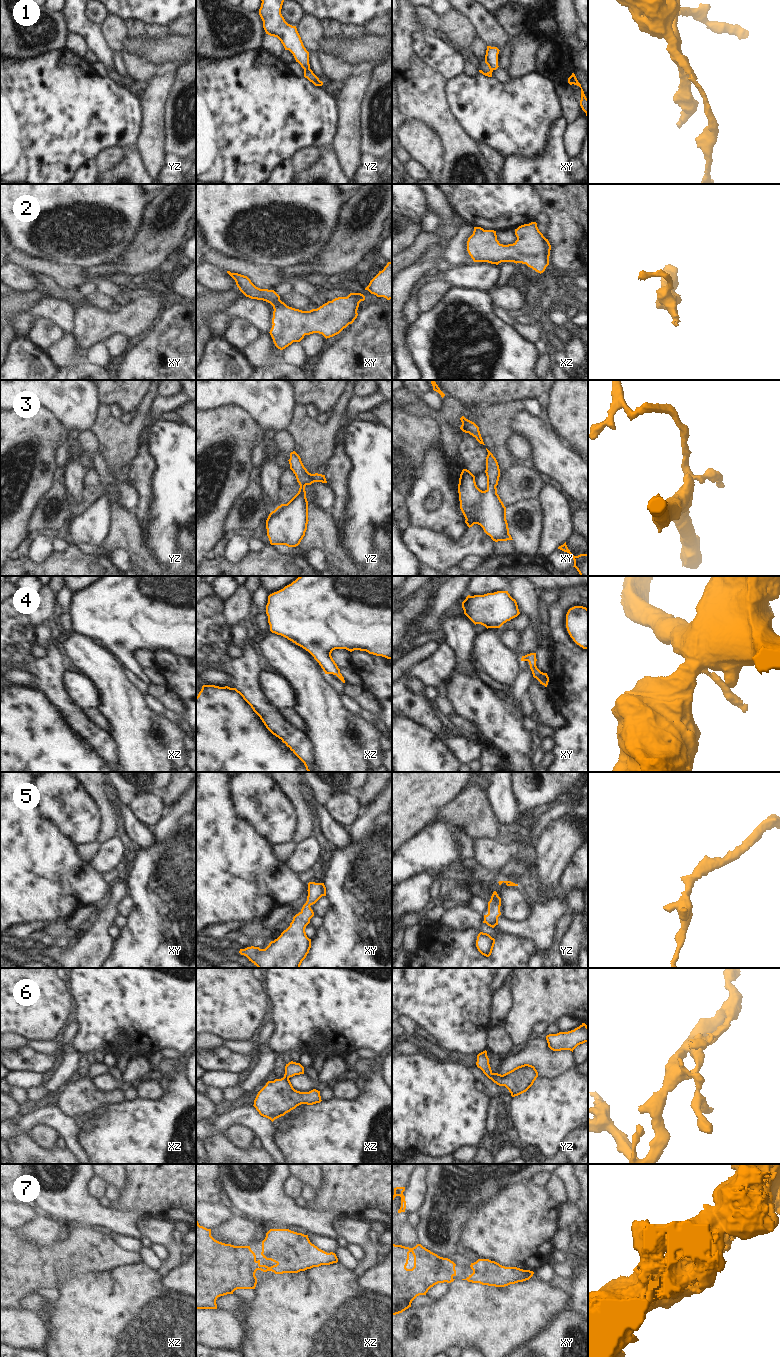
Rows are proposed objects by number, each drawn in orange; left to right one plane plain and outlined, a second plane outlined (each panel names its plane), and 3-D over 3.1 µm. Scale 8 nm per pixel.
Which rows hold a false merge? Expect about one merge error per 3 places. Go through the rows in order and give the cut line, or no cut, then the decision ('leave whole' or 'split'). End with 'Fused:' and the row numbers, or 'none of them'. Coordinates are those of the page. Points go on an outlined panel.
1: xy (485, 60), (492, 70) | split
2: no cut | leave whole
3: no cut | leave whole
4: no cut | leave whole
5: no cut | leave whole
6: no cut | leave whole
7: no cut | leave whole
Fused: 1

